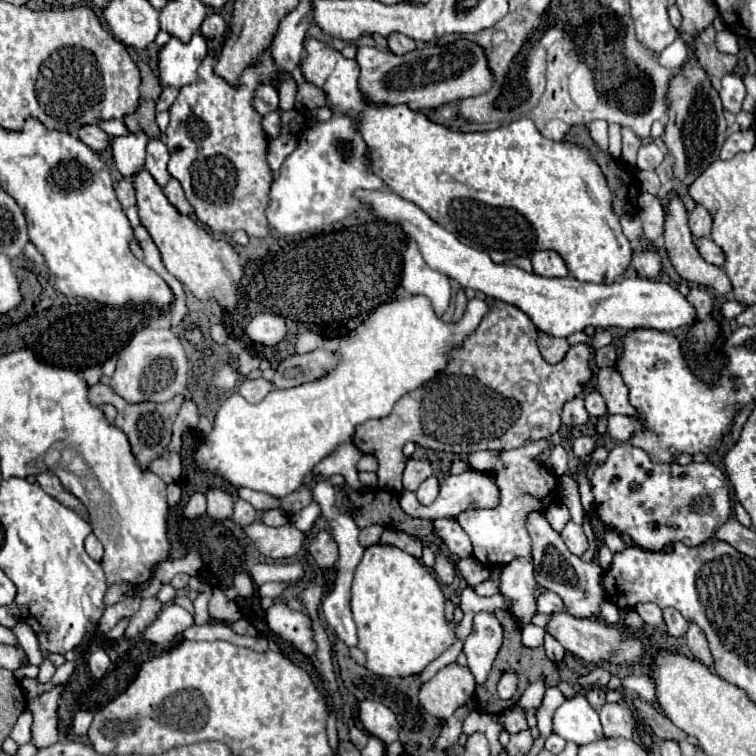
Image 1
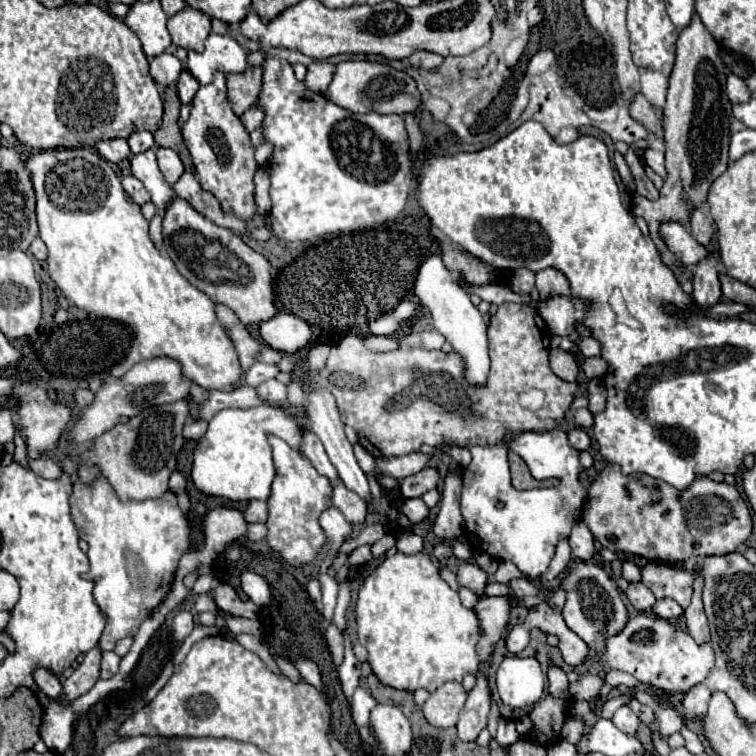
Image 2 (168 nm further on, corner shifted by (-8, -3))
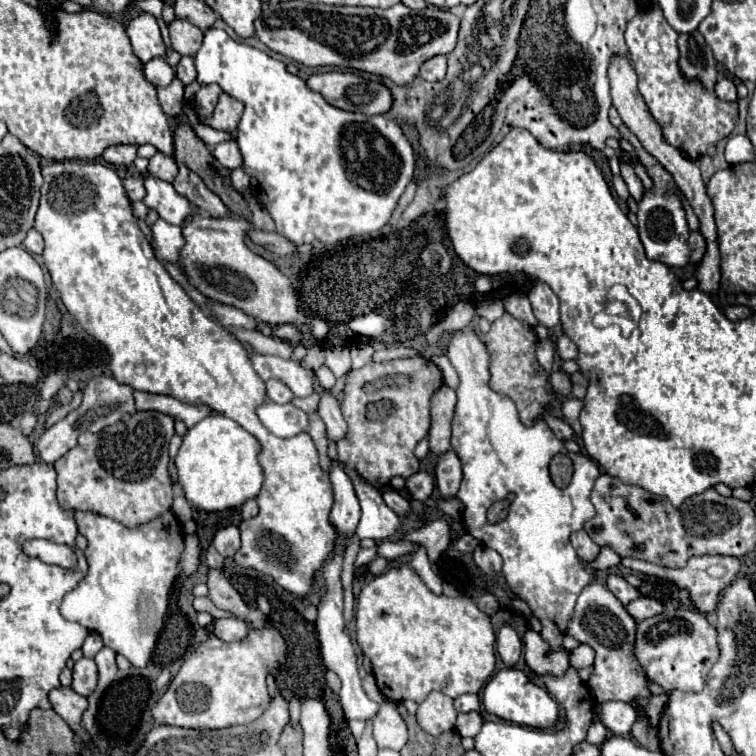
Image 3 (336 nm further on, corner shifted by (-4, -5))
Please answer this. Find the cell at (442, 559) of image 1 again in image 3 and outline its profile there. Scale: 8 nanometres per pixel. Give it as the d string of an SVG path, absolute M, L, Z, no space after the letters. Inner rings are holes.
M448 450L440 454L438 464L436 464L436 484L438 492L442 498L456 496L462 480L462 468L460 468L460 458L456 456L454 450Z

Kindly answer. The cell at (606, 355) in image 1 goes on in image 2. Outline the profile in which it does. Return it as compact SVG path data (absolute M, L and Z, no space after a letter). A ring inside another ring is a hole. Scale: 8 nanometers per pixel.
M594 356L594 358L586 358L584 364L582 364L582 370L588 378L600 378L604 372L606 372L608 364L604 362L604 358L600 356Z

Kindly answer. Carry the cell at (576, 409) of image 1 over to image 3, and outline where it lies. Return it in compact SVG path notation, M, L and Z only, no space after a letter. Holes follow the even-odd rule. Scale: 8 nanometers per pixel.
M568 398L568 400L562 404L562 414L564 414L566 422L572 426L576 438L582 434L582 426L580 426L580 422L578 422L580 410L582 410L582 402L576 400L576 398Z

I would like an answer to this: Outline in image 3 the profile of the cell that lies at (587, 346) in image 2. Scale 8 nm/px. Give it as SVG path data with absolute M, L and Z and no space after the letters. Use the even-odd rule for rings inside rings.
M560 336L558 340L556 340L556 350L558 350L558 356L562 358L562 360L572 360L572 358L576 358L576 344L568 338L568 336Z

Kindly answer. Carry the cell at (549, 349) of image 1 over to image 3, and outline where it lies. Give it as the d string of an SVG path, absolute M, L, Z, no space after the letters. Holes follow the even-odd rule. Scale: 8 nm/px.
M562 370L552 372L552 374L550 374L550 382L552 382L552 388L554 388L556 394L560 394L560 396L570 396L572 384L570 384L568 374L564 374Z

